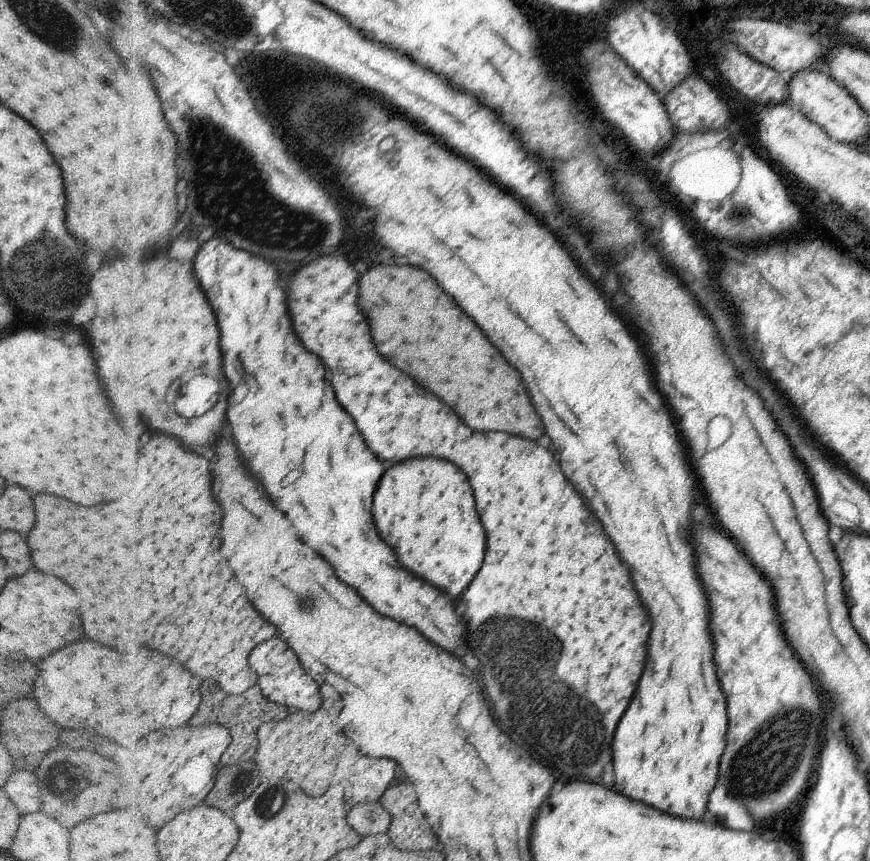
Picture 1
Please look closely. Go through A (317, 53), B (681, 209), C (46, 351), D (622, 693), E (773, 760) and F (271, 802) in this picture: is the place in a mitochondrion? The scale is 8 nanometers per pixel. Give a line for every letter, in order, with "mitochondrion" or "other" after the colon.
A: other
B: other
C: other
D: other
E: mitochondrion
F: mitochondrion

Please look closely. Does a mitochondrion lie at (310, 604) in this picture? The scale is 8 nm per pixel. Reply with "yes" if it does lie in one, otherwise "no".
yes

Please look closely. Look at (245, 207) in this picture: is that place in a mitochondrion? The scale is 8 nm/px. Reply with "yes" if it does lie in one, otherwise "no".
yes

